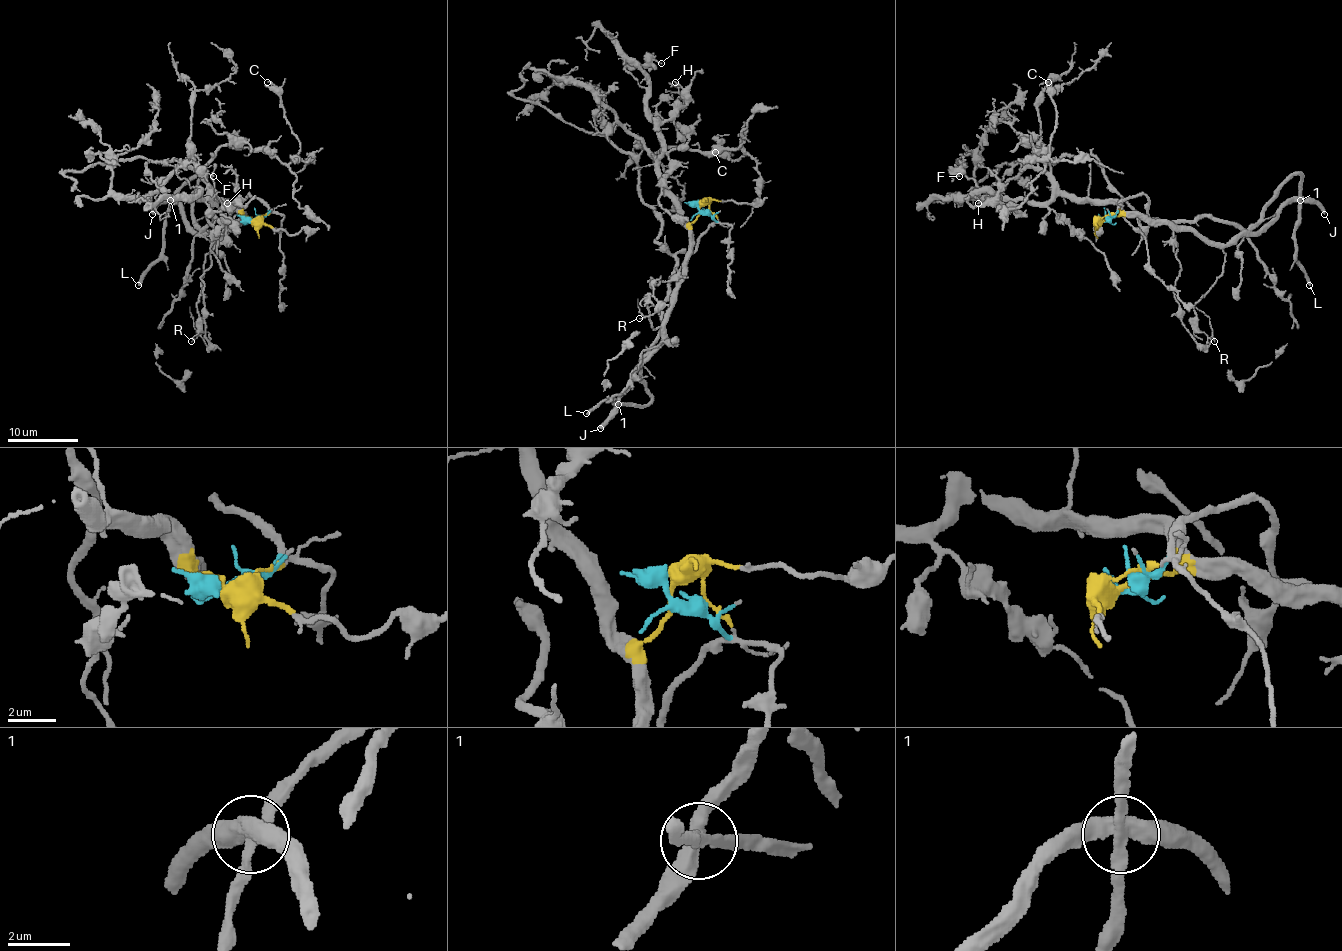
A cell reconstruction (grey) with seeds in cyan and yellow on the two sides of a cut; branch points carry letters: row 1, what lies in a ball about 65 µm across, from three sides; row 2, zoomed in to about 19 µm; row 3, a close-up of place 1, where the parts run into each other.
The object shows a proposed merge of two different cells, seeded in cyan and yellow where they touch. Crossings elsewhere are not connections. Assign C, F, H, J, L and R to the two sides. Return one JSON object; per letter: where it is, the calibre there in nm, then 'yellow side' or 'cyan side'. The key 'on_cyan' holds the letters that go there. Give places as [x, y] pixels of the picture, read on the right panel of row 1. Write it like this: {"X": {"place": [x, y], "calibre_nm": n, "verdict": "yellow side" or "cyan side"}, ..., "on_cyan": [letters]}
{"C": {"place": [1048, 82], "calibre_nm": 160, "verdict": "yellow side"}, "F": {"place": [959, 176], "calibre_nm": 120, "verdict": "yellow side"}, "H": {"place": [978, 203], "calibre_nm": 140, "verdict": "yellow side"}, "J": {"place": [1324, 214], "calibre_nm": 400, "verdict": "yellow side"}, "L": {"place": [1309, 285], "calibre_nm": 320, "verdict": "cyan side"}, "R": {"place": [1214, 341], "calibre_nm": 80, "verdict": "cyan side"}, "on_cyan": ["L", "R"]}

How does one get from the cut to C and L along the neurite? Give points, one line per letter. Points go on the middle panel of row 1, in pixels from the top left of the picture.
C: (699, 207), (690, 223), (680, 220), (680, 202), (651, 156), (671, 147), (747, 154), (733, 159), (715, 152)
L: (699, 207), (715, 221), (692, 251), (676, 255), (662, 331), (641, 365), (651, 398), (611, 398), (586, 413)

